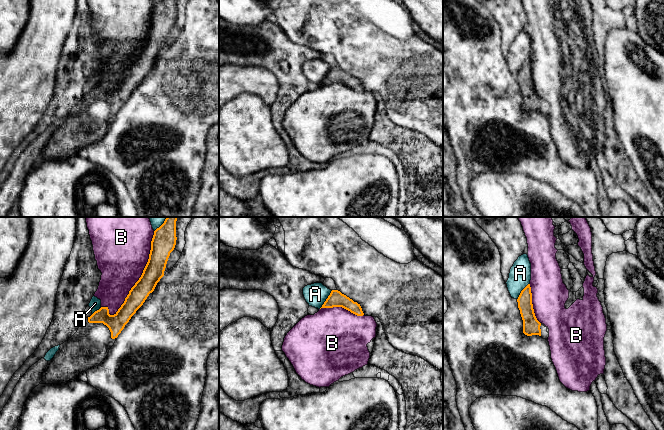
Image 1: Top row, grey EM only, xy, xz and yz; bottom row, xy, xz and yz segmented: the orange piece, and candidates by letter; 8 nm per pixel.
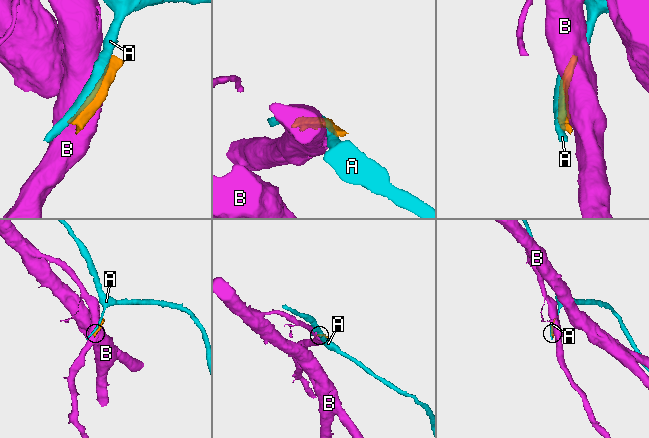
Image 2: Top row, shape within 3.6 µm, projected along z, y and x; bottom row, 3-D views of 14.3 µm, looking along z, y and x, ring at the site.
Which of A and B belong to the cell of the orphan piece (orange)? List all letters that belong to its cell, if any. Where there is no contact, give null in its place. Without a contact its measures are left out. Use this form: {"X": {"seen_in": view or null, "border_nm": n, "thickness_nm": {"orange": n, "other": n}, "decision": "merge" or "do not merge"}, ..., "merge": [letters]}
{"A": {"seen_in": "xz", "border_nm": 190, "thickness_nm": {"orange": 130, "other": 180}, "decision": "do not merge"}, "B": {"seen_in": "xy", "border_nm": 750, "thickness_nm": {"orange": 160, "other": 440}, "decision": "do not merge"}, "merge": []}

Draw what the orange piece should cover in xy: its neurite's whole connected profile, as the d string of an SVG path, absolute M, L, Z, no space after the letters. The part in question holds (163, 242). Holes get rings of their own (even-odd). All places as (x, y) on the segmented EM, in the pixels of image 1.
M167 217L164 223L154 231L148 262L141 277L131 288L118 311L114 315L110 315L108 307L101 307L90 317L84 318L77 332L61 344L54 357L48 361L40 384L61 384L74 380L81 372L86 372L105 360L110 348L114 345L116 338L125 325L143 305L149 294L154 291L157 283L164 276L168 258L176 245L176 221L177 217Z

